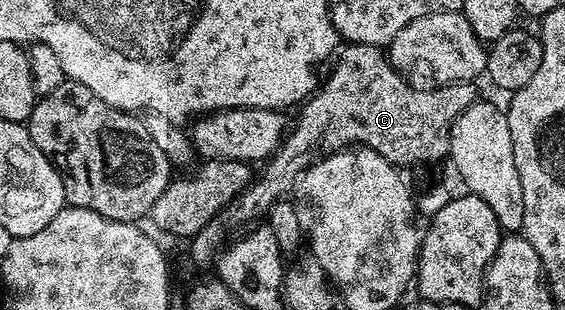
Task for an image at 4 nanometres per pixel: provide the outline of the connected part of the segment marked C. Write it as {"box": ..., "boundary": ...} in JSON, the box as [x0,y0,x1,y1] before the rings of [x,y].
{"box":[187,43,478,269],"boundary":[[[344,43],[339,46],[338,52],[335,54],[334,62],[336,61],[336,66],[333,67],[332,70],[328,73],[328,78],[321,80],[319,82],[318,88],[315,93],[312,94],[311,97],[308,98],[307,101],[303,102],[299,106],[298,112],[300,114],[297,115],[296,121],[294,117],[294,124],[287,130],[284,142],[278,146],[276,152],[272,154],[271,157],[268,158],[267,161],[263,162],[262,169],[264,171],[261,173],[260,178],[253,180],[251,184],[249,184],[248,188],[244,190],[243,193],[240,194],[237,200],[234,200],[228,204],[226,210],[226,216],[228,218],[225,219],[224,225],[219,225],[219,223],[213,223],[211,225],[207,225],[206,227],[202,227],[202,231],[198,231],[190,240],[187,242],[188,245],[188,257],[193,261],[194,264],[197,265],[198,268],[204,269],[207,267],[215,266],[216,258],[220,256],[222,250],[229,244],[230,236],[228,237],[228,229],[240,229],[236,231],[244,231],[249,227],[255,226],[257,223],[263,222],[265,218],[267,218],[271,209],[274,208],[279,201],[285,200],[289,196],[290,191],[295,190],[296,182],[301,173],[304,172],[308,166],[313,165],[315,161],[327,154],[330,153],[340,153],[343,149],[351,149],[353,146],[363,147],[366,149],[373,149],[375,153],[378,155],[382,155],[382,159],[386,159],[391,165],[397,167],[405,167],[404,165],[428,165],[431,161],[440,161],[449,156],[448,154],[448,140],[451,135],[451,125],[454,123],[456,117],[462,115],[467,108],[470,108],[472,103],[477,100],[478,94],[476,94],[476,85],[466,82],[466,81],[457,81],[455,83],[444,83],[439,87],[440,89],[415,89],[414,86],[411,85],[410,82],[407,81],[405,74],[401,72],[401,70],[394,68],[392,66],[392,62],[388,59],[388,54],[385,52],[381,46],[378,45],[358,45],[355,43]]]}

